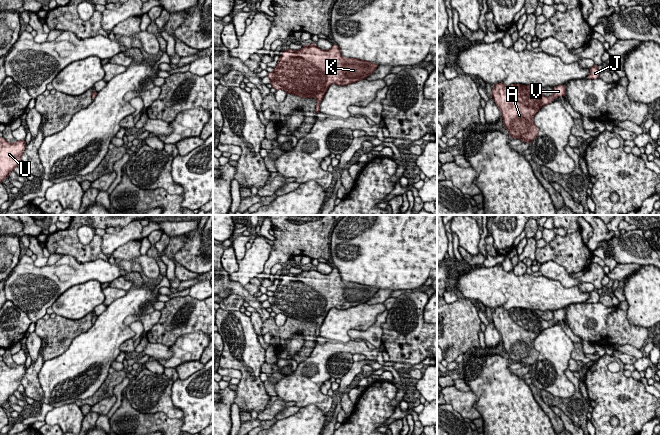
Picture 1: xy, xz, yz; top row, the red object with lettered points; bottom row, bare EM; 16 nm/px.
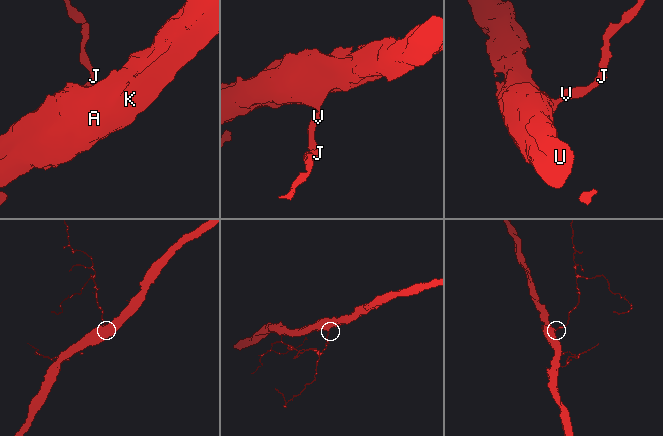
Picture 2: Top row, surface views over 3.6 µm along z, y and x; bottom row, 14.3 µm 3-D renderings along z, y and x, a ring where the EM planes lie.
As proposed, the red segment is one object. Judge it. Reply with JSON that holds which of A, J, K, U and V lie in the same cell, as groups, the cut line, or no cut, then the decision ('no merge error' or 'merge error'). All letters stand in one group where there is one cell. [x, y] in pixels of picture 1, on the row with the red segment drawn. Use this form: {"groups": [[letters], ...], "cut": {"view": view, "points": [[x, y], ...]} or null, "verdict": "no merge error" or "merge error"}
{"groups": [["A", "J", "K", "U", "V"]], "cut": null, "verdict": "no merge error"}

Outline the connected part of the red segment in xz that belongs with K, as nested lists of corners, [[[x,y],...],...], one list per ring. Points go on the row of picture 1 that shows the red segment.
[[[315,44],[304,45],[300,50],[287,49],[279,57],[273,72],[268,73],[270,84],[276,90],[284,90],[287,94],[302,98],[315,98],[317,100],[316,114],[320,110],[320,102],[331,84],[346,86],[366,79],[378,67],[368,61],[345,58],[341,55],[337,44],[329,50],[321,50]]]

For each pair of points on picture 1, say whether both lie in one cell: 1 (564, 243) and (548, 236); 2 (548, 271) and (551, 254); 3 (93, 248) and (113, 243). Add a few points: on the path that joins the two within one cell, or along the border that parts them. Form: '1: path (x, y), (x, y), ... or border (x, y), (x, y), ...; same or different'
1: border (557, 235), (546, 244); different
2: border (541, 263), (555, 261), (569, 274); different
3: border (101, 237), (101, 250), (106, 255); different

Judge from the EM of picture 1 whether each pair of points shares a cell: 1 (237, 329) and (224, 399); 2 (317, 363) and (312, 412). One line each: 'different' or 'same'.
1: different
2: different

